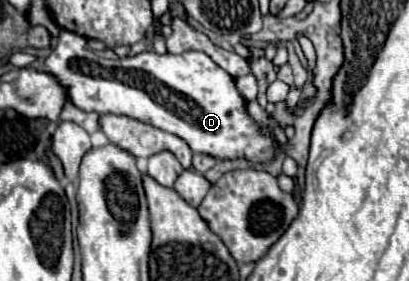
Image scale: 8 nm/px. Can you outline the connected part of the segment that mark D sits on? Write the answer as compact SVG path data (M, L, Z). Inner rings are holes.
M62 33L56 49L46 59L46 71L54 73L60 79L60 83L68 89L72 105L80 107L82 111L96 111L100 115L112 113L112 115L132 117L162 131L174 133L182 137L194 153L208 153L220 159L236 159L236 157L246 157L250 161L272 159L274 155L272 139L264 137L258 131L258 123L246 113L234 79L224 69L220 69L206 53L186 51L180 55L172 53L158 55L156 51L148 51L148 53L138 53L136 57L102 59L94 51L90 51L86 43L88 41L82 35Z

